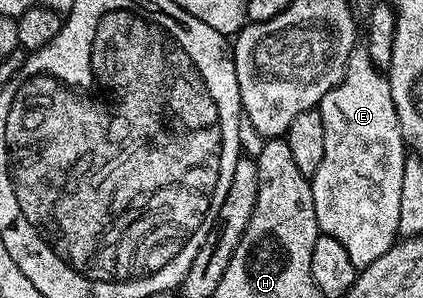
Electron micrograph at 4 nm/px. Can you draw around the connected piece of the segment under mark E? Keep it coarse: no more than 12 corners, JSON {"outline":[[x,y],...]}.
{"outline":[[353,50],[322,96],[321,231],[355,266],[400,234],[406,143],[387,73]]}

